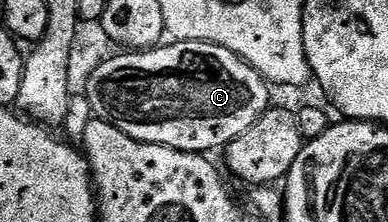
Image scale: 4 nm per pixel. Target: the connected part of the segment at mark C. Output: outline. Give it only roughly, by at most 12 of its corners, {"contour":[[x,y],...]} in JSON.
{"contour":[[201,41],[115,53],[96,119],[212,153],[272,106],[267,80]]}

